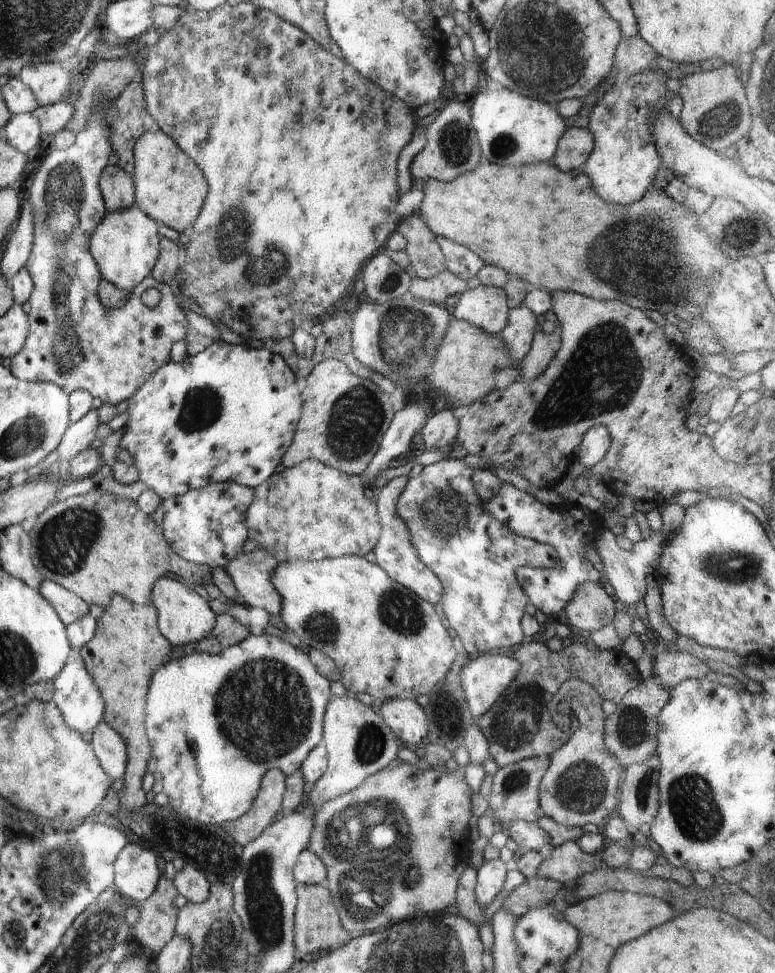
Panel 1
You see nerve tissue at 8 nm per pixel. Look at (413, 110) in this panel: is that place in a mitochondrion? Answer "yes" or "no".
no

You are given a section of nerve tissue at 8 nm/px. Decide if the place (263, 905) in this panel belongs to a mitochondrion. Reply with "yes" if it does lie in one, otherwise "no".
yes

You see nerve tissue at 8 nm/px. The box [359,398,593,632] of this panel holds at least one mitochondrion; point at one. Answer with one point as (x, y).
(442, 515)

